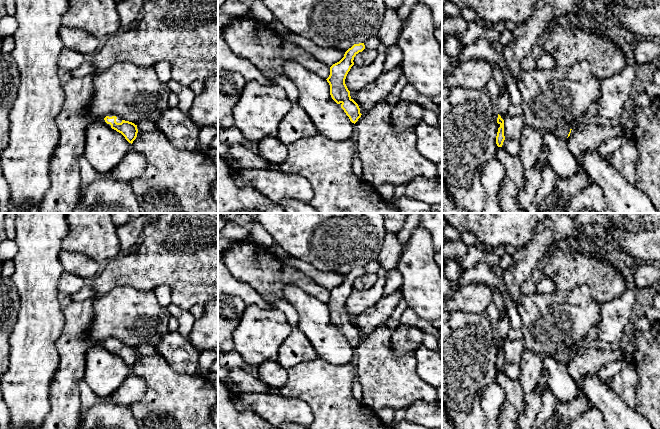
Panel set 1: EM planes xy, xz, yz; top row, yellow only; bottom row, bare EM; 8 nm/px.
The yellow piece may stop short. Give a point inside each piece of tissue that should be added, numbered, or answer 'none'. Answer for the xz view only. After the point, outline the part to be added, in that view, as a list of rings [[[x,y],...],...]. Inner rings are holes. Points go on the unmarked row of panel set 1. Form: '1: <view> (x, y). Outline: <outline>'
none

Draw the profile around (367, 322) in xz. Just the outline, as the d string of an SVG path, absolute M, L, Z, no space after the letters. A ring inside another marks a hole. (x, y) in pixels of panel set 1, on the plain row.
M401 289L388 296L383 296L374 306L356 316L353 324L358 328L360 333L365 335L371 334L391 317L401 298L403 298Z

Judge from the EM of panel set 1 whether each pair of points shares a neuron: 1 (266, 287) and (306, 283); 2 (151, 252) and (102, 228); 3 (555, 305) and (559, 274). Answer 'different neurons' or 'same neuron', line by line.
1: same neuron
2: different neurons
3: different neurons

